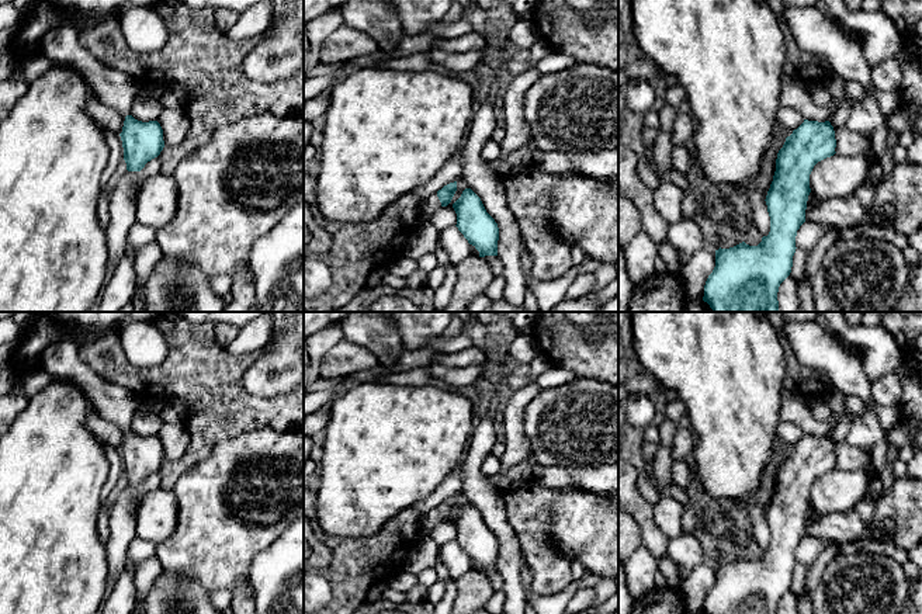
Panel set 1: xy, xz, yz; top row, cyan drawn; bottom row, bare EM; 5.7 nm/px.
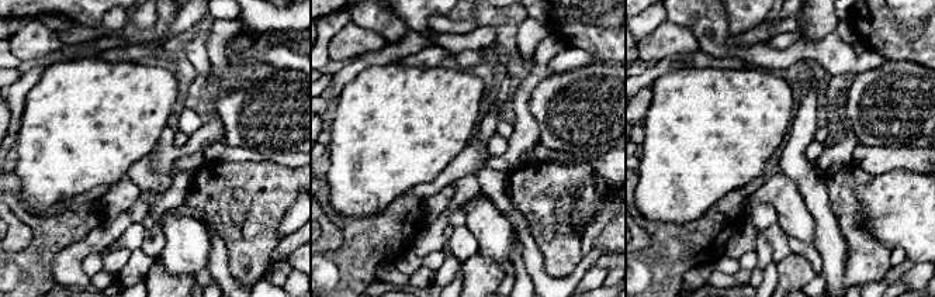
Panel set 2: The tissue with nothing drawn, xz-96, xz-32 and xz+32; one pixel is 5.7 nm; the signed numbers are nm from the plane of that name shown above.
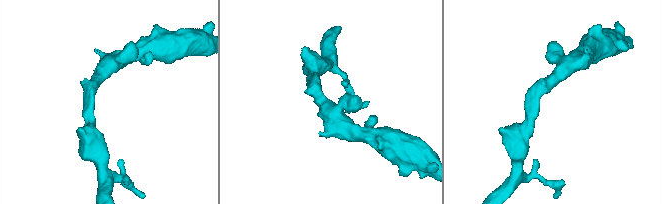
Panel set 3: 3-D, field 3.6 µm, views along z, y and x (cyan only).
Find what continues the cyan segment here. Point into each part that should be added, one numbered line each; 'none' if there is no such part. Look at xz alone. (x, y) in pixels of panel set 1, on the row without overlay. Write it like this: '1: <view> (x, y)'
1: xz (429, 520)

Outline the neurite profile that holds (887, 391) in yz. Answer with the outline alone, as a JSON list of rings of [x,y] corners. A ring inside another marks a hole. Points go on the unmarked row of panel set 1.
[[[895,372],[883,375],[871,385],[871,395],[877,405],[901,406],[904,400],[902,385]]]

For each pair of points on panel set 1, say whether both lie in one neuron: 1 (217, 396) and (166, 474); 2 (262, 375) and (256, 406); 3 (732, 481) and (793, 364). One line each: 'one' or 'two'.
1: one
2: two
3: two

